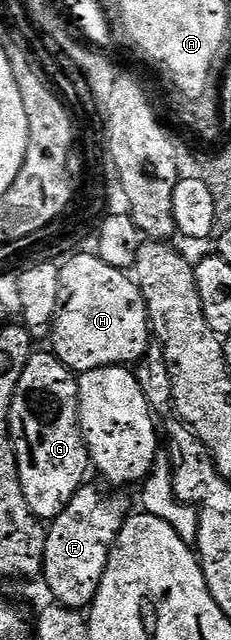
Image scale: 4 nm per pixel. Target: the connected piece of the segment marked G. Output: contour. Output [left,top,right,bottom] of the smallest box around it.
[22,351,91,521]

